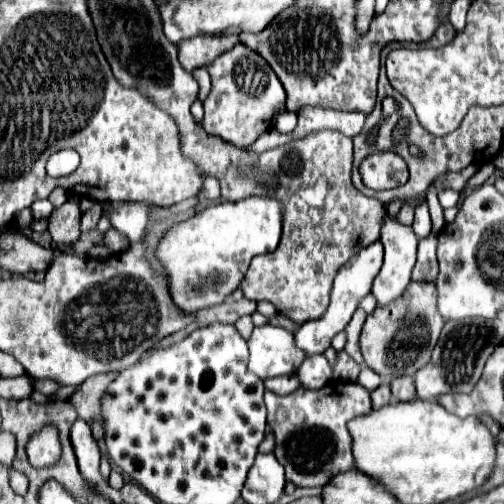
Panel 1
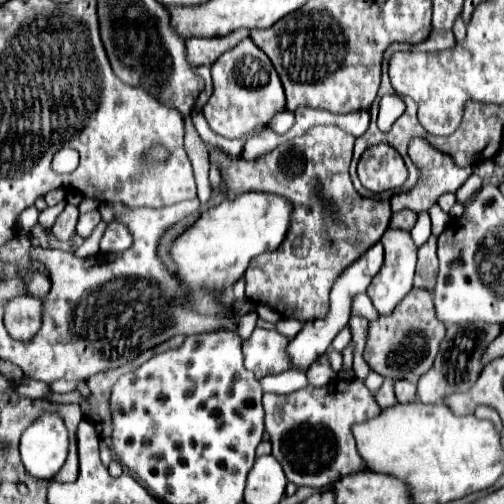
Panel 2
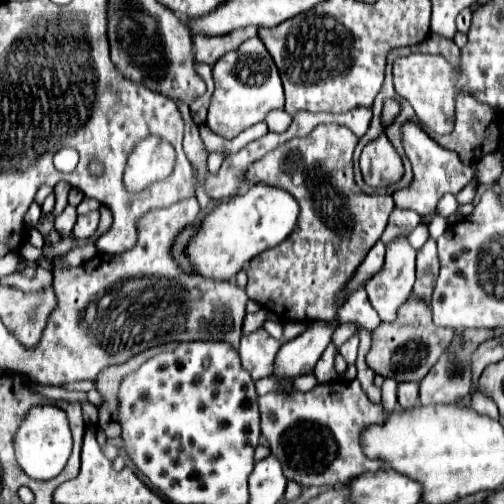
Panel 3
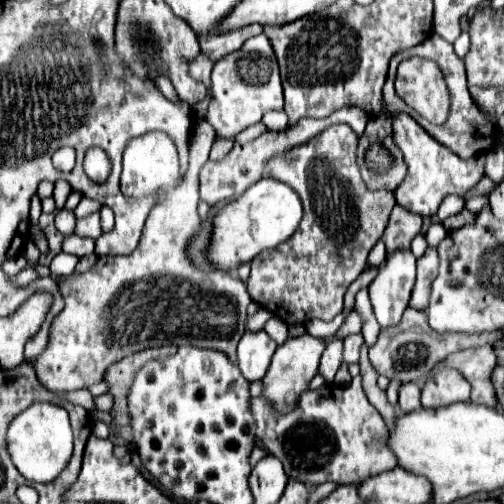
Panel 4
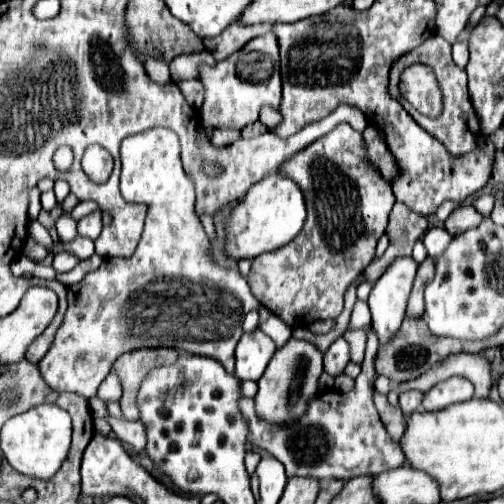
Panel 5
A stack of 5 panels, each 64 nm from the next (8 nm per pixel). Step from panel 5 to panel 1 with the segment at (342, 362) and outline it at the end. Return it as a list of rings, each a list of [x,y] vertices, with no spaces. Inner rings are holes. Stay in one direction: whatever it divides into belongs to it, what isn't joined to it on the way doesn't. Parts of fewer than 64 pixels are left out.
[[[318,354],[318,356],[306,358],[304,364],[298,368],[296,376],[298,376],[300,388],[318,390],[318,388],[324,388],[328,384],[328,380],[332,380],[332,368],[330,368],[326,356]]]

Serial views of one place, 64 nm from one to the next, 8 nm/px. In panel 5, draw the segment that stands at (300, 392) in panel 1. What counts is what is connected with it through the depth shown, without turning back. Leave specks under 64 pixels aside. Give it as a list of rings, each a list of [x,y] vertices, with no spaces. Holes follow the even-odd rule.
[[[370,328],[364,366],[358,378],[354,380],[354,388],[346,394],[342,394],[336,388],[326,388],[324,392],[316,394],[316,398],[310,400],[306,414],[292,424],[268,424],[266,420],[260,420],[260,416],[256,414],[254,398],[240,400],[240,410],[250,420],[248,442],[278,458],[284,464],[288,478],[292,476],[304,476],[316,480],[334,478],[346,482],[356,476],[376,476],[380,472],[402,466],[406,462],[402,450],[386,432],[372,402],[372,390],[374,390],[372,382],[376,380],[374,372],[376,350],[378,350],[378,336],[376,330]]]

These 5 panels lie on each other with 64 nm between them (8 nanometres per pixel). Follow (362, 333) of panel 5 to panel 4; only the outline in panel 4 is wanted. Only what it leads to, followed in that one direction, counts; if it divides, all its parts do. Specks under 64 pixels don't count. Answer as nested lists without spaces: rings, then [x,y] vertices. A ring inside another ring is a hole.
[[[350,334],[344,338],[344,362],[348,362],[348,364],[358,362],[358,350],[360,350],[362,342],[364,342],[362,334]]]

